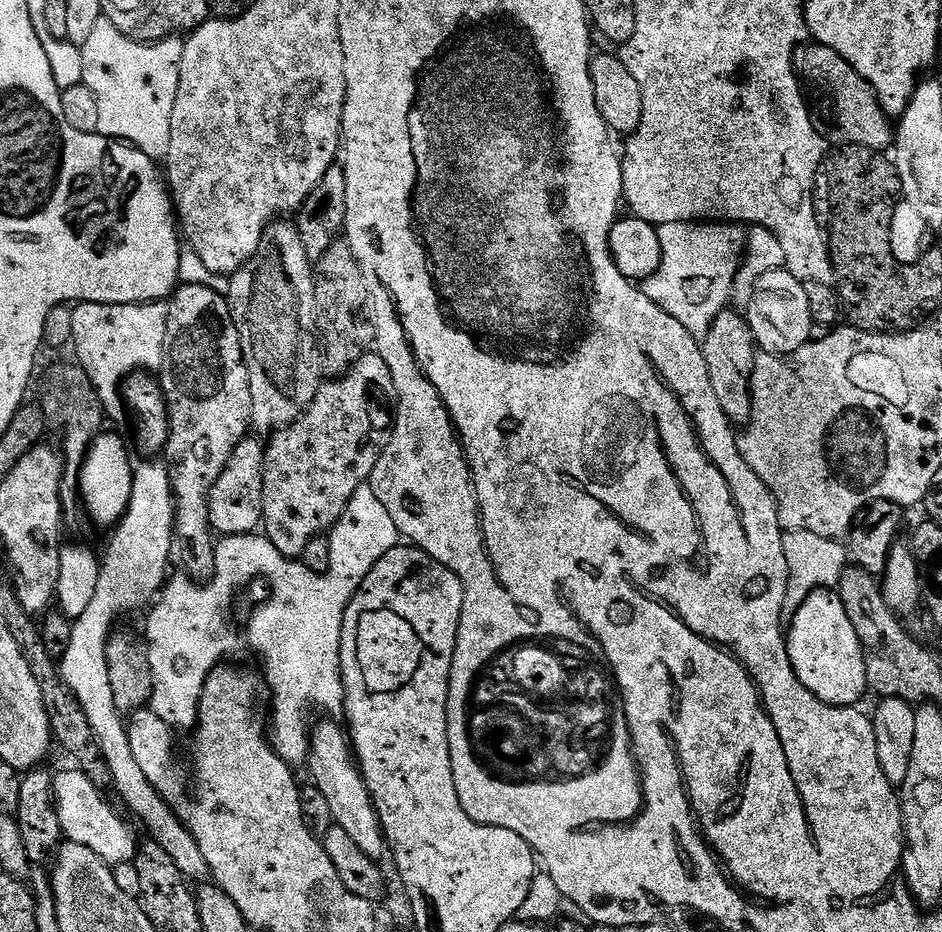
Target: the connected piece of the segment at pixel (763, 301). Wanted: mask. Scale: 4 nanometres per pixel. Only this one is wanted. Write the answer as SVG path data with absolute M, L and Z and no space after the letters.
M787 270L762 274L746 308L748 325L761 353L789 356L791 352L813 339L814 325L810 314L810 298L806 298L805 281L794 278Z

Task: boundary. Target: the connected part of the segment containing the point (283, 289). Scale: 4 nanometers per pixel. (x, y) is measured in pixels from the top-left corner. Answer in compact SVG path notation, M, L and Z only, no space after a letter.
M281 218L268 225L254 258L243 264L239 272L232 273L227 298L246 349L252 395L251 427L255 431L257 428L260 432L275 434L304 415L322 383L322 344L318 339L316 322L314 261L308 257L306 246L302 244L302 234L291 219Z

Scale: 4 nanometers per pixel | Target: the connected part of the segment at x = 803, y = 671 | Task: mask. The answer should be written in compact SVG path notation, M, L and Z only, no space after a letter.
M820 588L806 602L802 602L802 610L794 618L792 627L787 629L786 643L790 662L806 690L814 694L822 702L832 704L836 708L851 708L859 705L864 695L869 695L866 666L864 665L864 651L858 642L858 634L854 634L854 626L850 626L850 618L846 618L846 606L842 606L839 595L835 591Z

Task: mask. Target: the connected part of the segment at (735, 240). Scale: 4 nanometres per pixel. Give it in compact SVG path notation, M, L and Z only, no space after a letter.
M666 222L659 225L659 229L662 262L654 275L643 281L644 293L650 302L662 306L670 318L678 318L678 322L682 322L682 326L686 326L692 336L702 338L710 326L714 326L714 318L718 318L718 314L729 307L728 300L733 299L732 287L740 269L740 261L744 258L744 248L748 244L748 228L735 222Z

